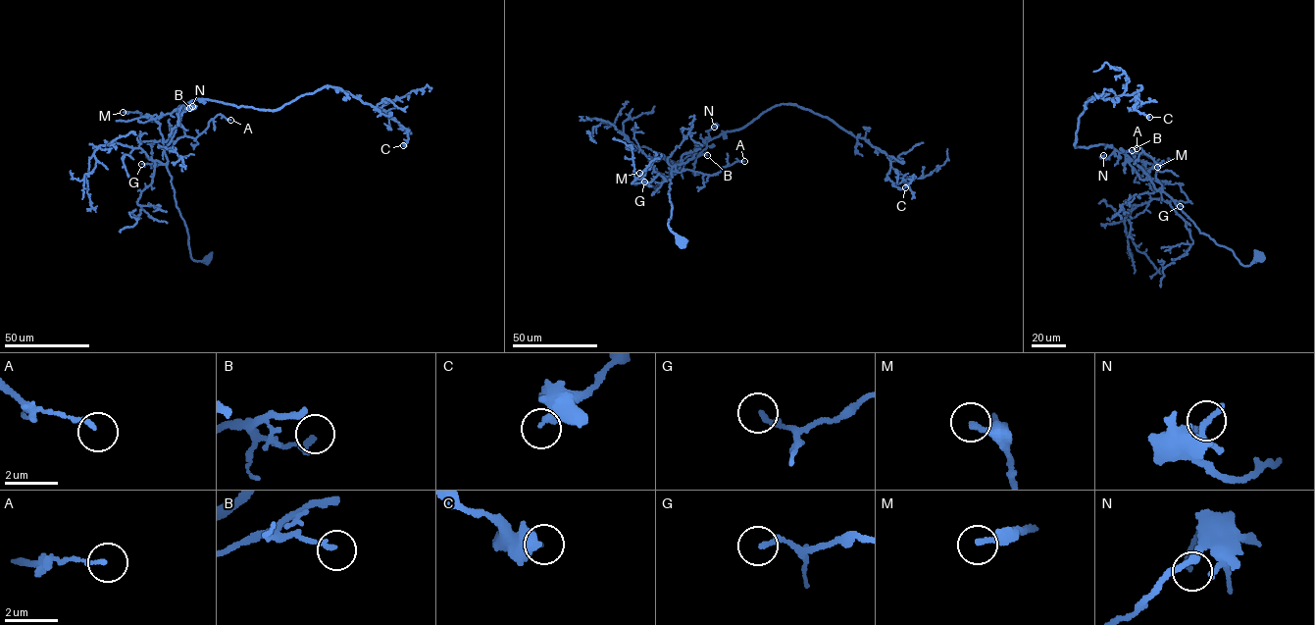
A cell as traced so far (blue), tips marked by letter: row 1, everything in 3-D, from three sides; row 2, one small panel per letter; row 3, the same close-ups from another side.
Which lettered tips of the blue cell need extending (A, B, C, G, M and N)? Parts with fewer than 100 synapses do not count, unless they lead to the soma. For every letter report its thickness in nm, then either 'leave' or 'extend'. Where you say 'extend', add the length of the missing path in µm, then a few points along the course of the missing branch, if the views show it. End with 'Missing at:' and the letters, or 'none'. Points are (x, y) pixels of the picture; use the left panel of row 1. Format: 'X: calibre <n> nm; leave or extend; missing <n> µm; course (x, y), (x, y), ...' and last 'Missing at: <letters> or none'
A: calibre 160 nm; leave
B: calibre 180 nm; leave
C: calibre 280 nm; leave
G: calibre 200 nm; leave
M: calibre 200 nm; leave
N: calibre 190 nm; leave
Missing at: none

